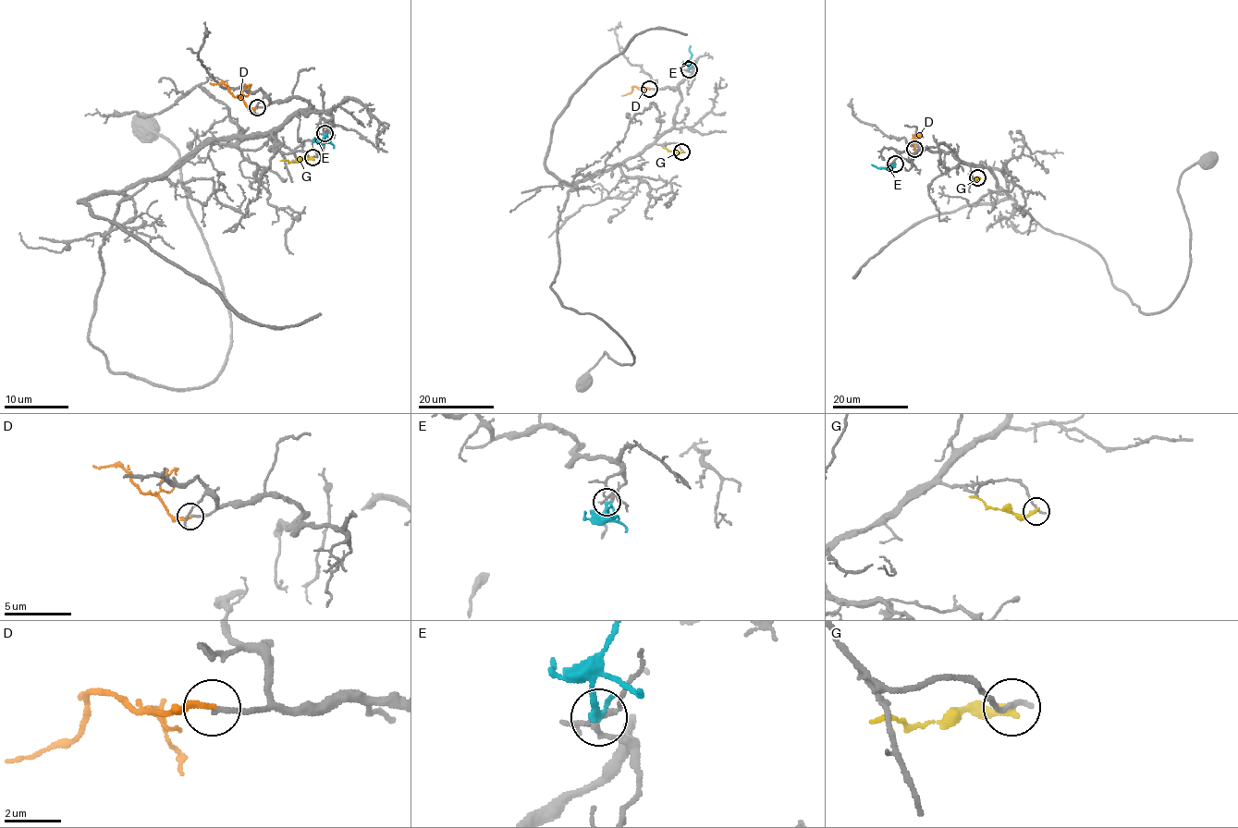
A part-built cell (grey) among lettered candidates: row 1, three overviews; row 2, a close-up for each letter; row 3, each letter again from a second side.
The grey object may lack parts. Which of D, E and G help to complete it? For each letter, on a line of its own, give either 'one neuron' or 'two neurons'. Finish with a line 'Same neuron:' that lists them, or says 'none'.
D: one neuron
E: two neurons
G: two neurons
Same neuron: D

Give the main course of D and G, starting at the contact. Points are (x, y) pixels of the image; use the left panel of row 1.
D: (256, 108), (248, 106), (224, 84), (210, 82)
G: (312, 158), (280, 161)

